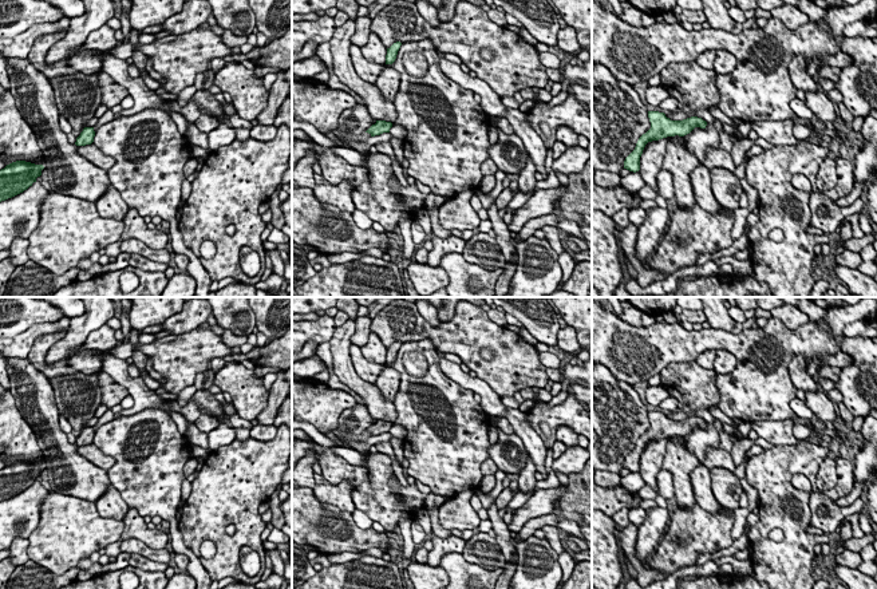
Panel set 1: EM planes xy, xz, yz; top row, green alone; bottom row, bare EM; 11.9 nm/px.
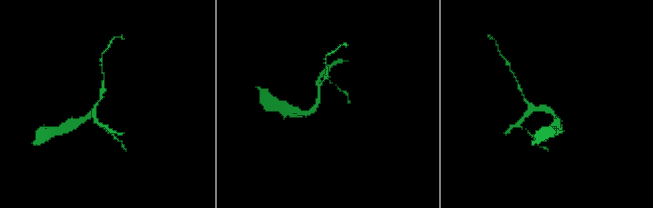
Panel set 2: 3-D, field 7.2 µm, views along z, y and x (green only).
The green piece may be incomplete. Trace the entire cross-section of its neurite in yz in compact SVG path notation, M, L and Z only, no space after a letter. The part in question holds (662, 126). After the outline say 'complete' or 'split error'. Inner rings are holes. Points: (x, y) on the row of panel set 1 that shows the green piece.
M648 111L648 118L651 129L639 138L635 150L624 161L624 169L633 173L640 170L640 157L648 142L675 135L684 137L695 127L706 129L707 126L707 122L698 116L683 120L671 120L664 112L659 111Z; complete

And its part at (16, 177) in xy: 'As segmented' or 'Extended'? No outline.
As segmented

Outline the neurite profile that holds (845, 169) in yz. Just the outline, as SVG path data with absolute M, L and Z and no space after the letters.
M837 158L837 185L830 189L830 199L837 201L846 197L853 190L854 165L852 161Z

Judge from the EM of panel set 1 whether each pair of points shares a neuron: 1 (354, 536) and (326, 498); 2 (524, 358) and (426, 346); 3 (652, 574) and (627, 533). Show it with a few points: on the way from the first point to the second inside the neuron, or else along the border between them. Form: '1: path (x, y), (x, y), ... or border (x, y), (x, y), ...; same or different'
1: border (335, 506), (351, 513); different
2: border (405, 342), (429, 339), (438, 350); different
3: path (640, 568), (631, 556), (628, 545); same

